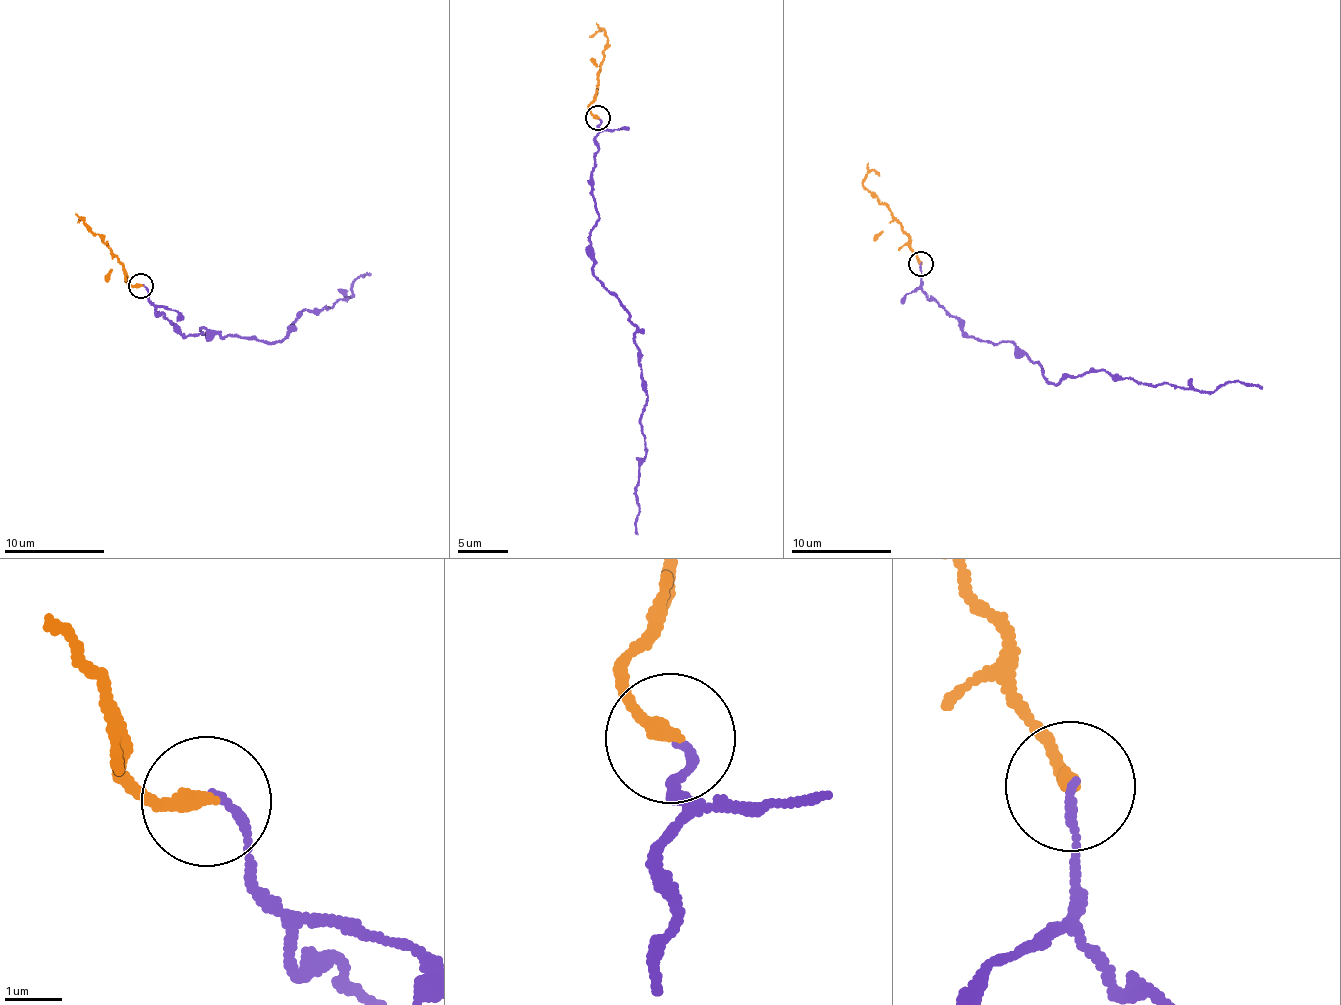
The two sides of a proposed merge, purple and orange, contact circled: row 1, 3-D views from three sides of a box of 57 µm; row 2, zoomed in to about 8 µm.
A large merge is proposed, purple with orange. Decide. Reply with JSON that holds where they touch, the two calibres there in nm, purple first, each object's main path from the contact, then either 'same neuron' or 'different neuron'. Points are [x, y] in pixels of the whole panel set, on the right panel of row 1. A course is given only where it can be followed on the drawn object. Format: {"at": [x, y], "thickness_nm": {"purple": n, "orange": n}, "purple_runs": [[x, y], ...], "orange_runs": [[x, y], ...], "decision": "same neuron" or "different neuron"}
{"at": [920, 263], "thickness_nm": {"purple": 130, "orange": 260}, "purple_runs": [[922, 262], [921, 292], [964, 332], [1015, 342], [1056, 384], [1097, 371], [1193, 391], [1232, 381], [1261, 389]], "orange_runs": [[919, 264], [908, 235], [885, 205], [867, 191], [864, 184], [871, 170], [879, 176]], "decision": "same neuron"}

